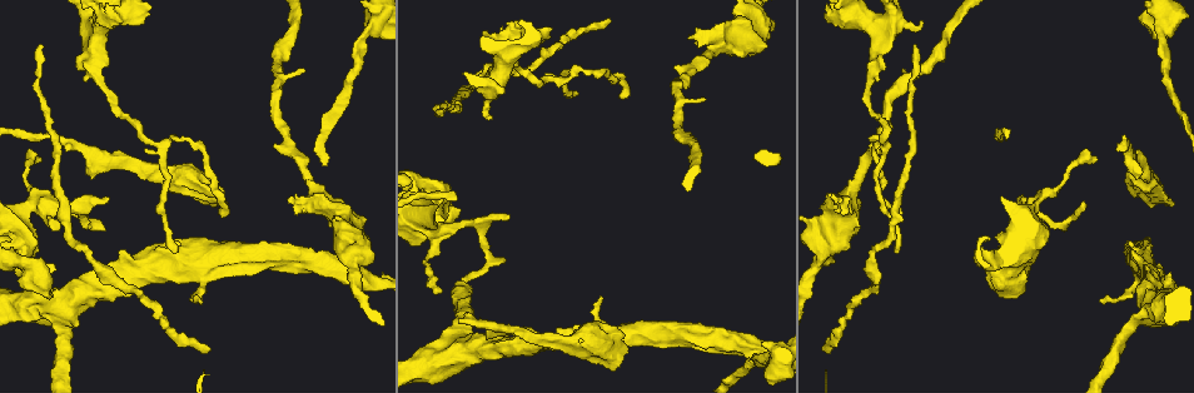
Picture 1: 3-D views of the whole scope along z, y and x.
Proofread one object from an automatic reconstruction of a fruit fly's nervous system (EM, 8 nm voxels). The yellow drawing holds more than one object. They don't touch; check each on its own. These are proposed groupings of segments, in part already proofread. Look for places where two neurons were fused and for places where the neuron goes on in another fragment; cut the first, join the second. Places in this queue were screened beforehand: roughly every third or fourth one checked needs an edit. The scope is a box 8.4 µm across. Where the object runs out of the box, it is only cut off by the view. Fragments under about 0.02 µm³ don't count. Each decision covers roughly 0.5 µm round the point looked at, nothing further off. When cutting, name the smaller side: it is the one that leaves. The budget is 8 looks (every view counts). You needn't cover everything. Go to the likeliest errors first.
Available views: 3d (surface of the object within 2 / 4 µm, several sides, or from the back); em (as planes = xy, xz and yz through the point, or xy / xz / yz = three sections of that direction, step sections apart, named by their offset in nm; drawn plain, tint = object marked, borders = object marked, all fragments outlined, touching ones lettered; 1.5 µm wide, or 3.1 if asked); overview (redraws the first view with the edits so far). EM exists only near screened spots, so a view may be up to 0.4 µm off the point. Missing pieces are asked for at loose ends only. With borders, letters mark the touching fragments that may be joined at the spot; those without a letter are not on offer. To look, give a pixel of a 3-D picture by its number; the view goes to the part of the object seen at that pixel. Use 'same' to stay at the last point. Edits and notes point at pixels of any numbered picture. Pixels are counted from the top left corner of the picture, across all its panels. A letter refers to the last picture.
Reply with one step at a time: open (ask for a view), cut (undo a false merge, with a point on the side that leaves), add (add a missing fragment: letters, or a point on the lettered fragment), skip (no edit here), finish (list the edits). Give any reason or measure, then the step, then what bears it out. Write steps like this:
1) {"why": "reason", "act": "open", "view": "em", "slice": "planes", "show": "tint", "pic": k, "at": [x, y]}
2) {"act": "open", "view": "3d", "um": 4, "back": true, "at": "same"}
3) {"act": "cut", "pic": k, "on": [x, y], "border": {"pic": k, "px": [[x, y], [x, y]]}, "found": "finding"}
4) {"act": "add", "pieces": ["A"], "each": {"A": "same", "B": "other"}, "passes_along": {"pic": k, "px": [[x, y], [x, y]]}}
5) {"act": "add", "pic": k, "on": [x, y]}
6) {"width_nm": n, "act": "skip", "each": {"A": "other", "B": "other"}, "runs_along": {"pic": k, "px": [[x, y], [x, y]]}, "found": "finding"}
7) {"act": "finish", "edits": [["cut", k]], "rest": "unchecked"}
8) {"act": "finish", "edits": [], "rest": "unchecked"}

{"why": "an open end", "act": "open", "view": "em", "slice": "xz", "step": 8, "show": "tint", "pic": 1, "at": [226, 201]}

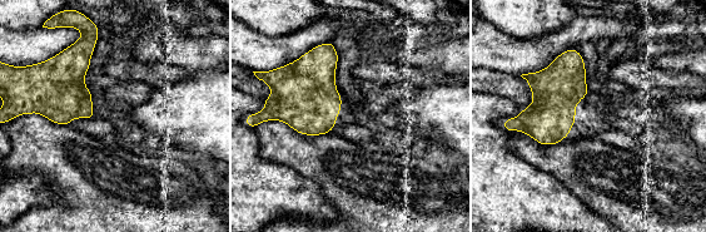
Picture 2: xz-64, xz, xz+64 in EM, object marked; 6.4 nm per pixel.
{"why": "cut it another way", "act": "open", "view": "em", "slice": "planes", "show": "borders", "at": "same"}

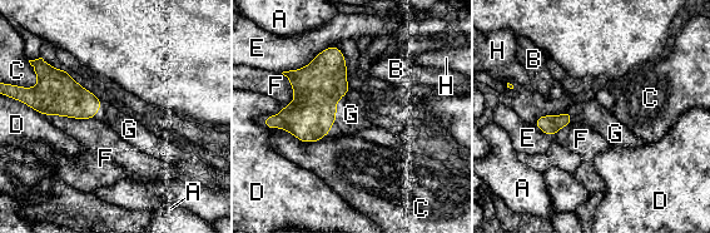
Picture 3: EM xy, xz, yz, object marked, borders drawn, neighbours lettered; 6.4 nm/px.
{"act": "add", "pieces": ["G"], "each": {"A": "other", "B": "other", "C": "other", "D": "other", "E": "other", "F": "other", "G": "same", "H": "other"}, "passes_along": {"pic": 3, "px": [[317, 87], [334, 115], [351, 114]]}, "found": "the neuron continues"}

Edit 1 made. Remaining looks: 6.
{"act": "open", "view": "em", "slice": "xz", "step": 4, "show": "borders", "pic": 1, "at": [487, 338]}

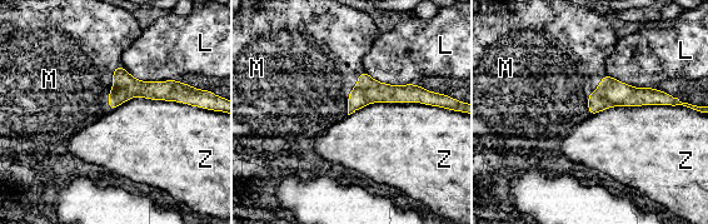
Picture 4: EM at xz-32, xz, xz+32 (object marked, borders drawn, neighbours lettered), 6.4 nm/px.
{"act": "open", "view": "em", "slice": "xy", "step": 4, "show": "borders", "at": "same"}

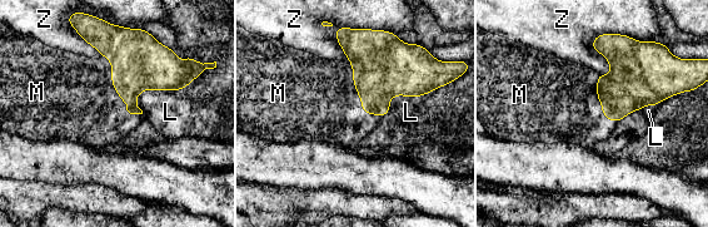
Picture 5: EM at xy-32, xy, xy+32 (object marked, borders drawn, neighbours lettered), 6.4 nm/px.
{"act": "add", "pieces": ["M"], "each": {"L": "other", "M": "same", "Z": "other"}, "passes_along": {"pic": 5, "px": [[139, 62], [114, 87], [79, 103]]}, "found": "the neuron continues"}

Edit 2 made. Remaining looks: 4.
{"act": "open", "view": "overview"}

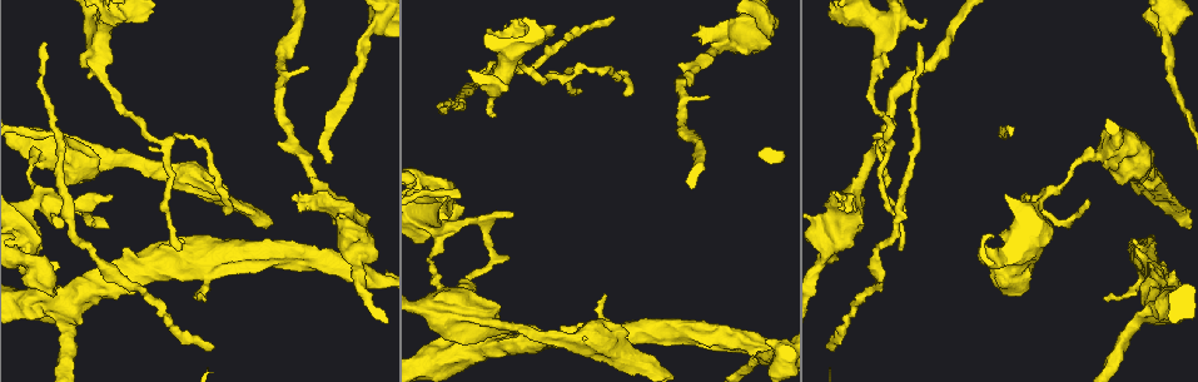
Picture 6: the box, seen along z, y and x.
{"why": "sharp bend", "act": "open", "view": "em", "slice": "planes", "show": "tint", "pic": 6, "at": [1001, 276]}

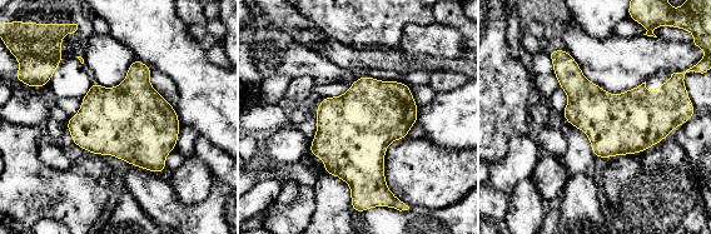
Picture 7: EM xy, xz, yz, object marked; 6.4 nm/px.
{"act": "open", "view": "em", "slice": "planes", "show": "borders", "at": "same"}

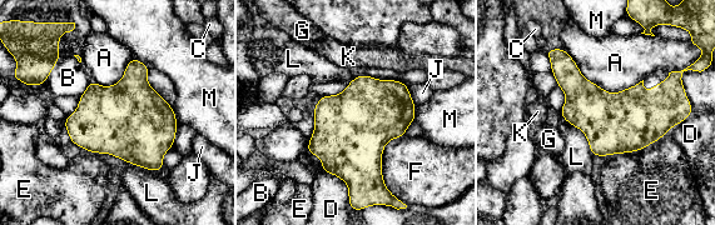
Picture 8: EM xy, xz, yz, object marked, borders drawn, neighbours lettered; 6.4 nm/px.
{"width_nm": 400, "longest_contact_nm": ["A", 550], "act": "skip", "each": {"A": "other", "B": "other", "C": "other", "D": "other", "E": "other", "F": "other", "G": "other", "J": "other", "K": "other", "L": "other", "M": "other"}, "found": "continuous, no second neuron"}

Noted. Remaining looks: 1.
{"act": "finish", "edits": [["add", 3], ["add", 5]], "rest": "unchecked"}

